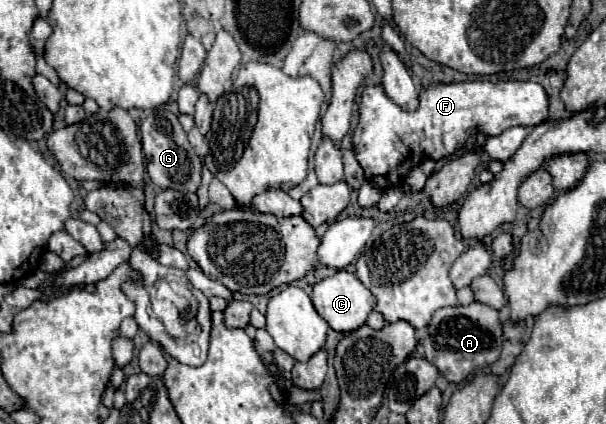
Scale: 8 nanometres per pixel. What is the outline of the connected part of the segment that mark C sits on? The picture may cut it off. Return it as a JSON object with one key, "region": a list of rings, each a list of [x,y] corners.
{"region":[[[339,270],[333,276],[313,286],[313,304],[321,318],[337,332],[353,332],[365,324],[369,312],[375,308],[375,296],[359,282],[359,278],[347,270]]]}

